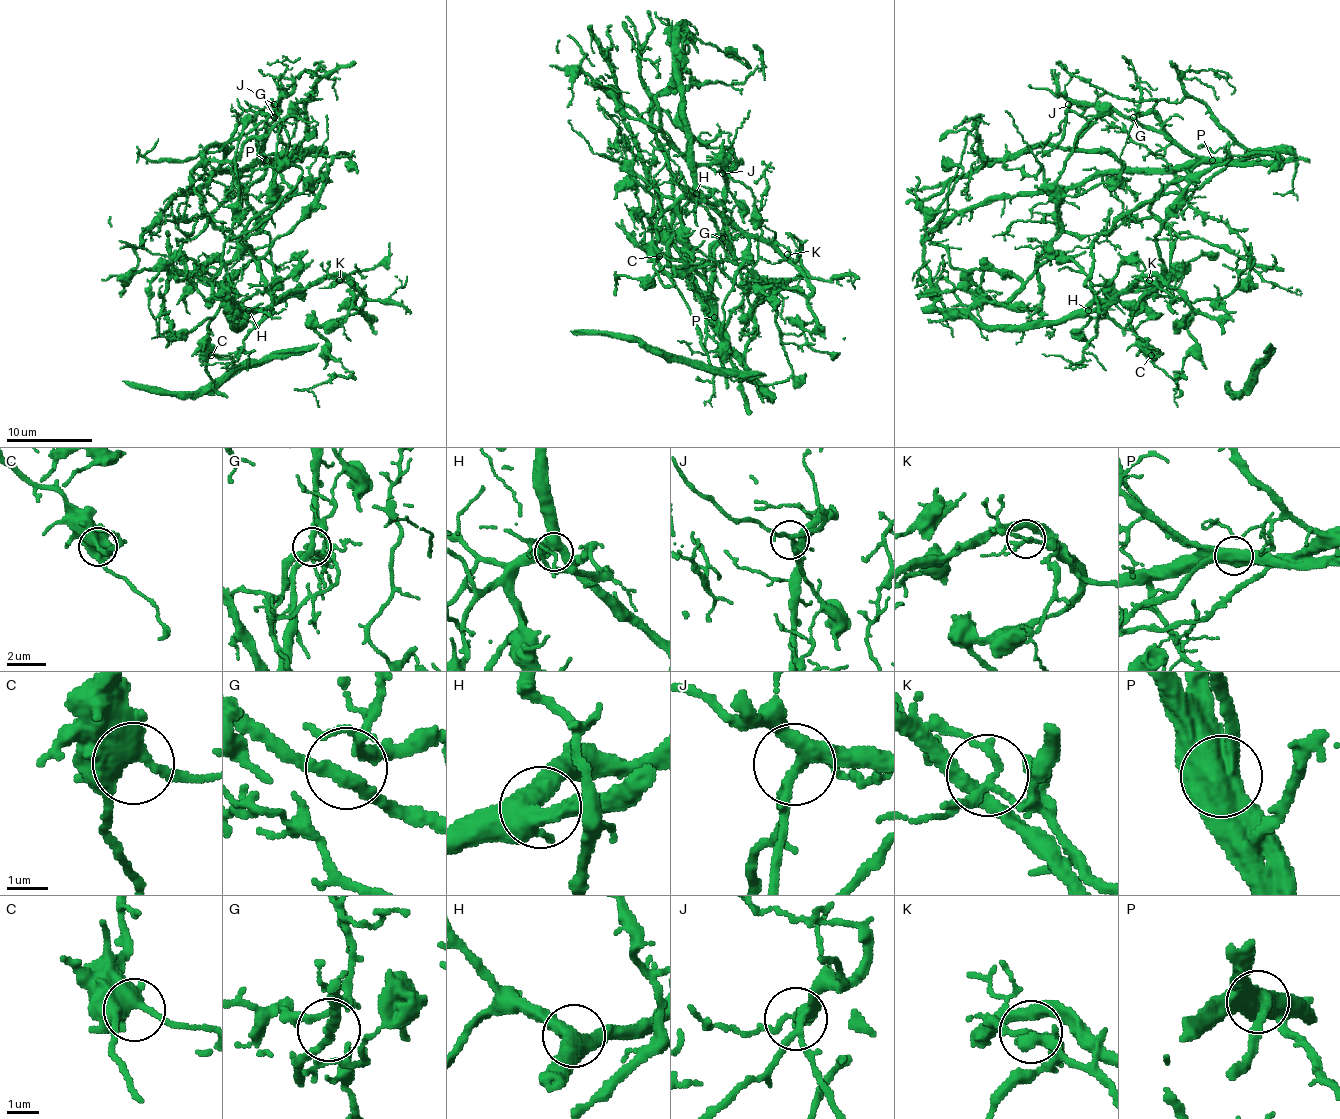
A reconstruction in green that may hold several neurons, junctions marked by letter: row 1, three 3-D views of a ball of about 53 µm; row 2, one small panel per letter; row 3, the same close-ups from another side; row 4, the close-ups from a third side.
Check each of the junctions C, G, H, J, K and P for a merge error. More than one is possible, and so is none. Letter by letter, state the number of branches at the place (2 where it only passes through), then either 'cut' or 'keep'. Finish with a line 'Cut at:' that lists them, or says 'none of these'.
C: 3 branches meet; keep
G: 4 branches meet; keep
H: 3 branches meet; keep
J: 4 branches meet; keep
K: 4 branches meet; cut
P: 3 branches meet; cut
Cut at: K, P

